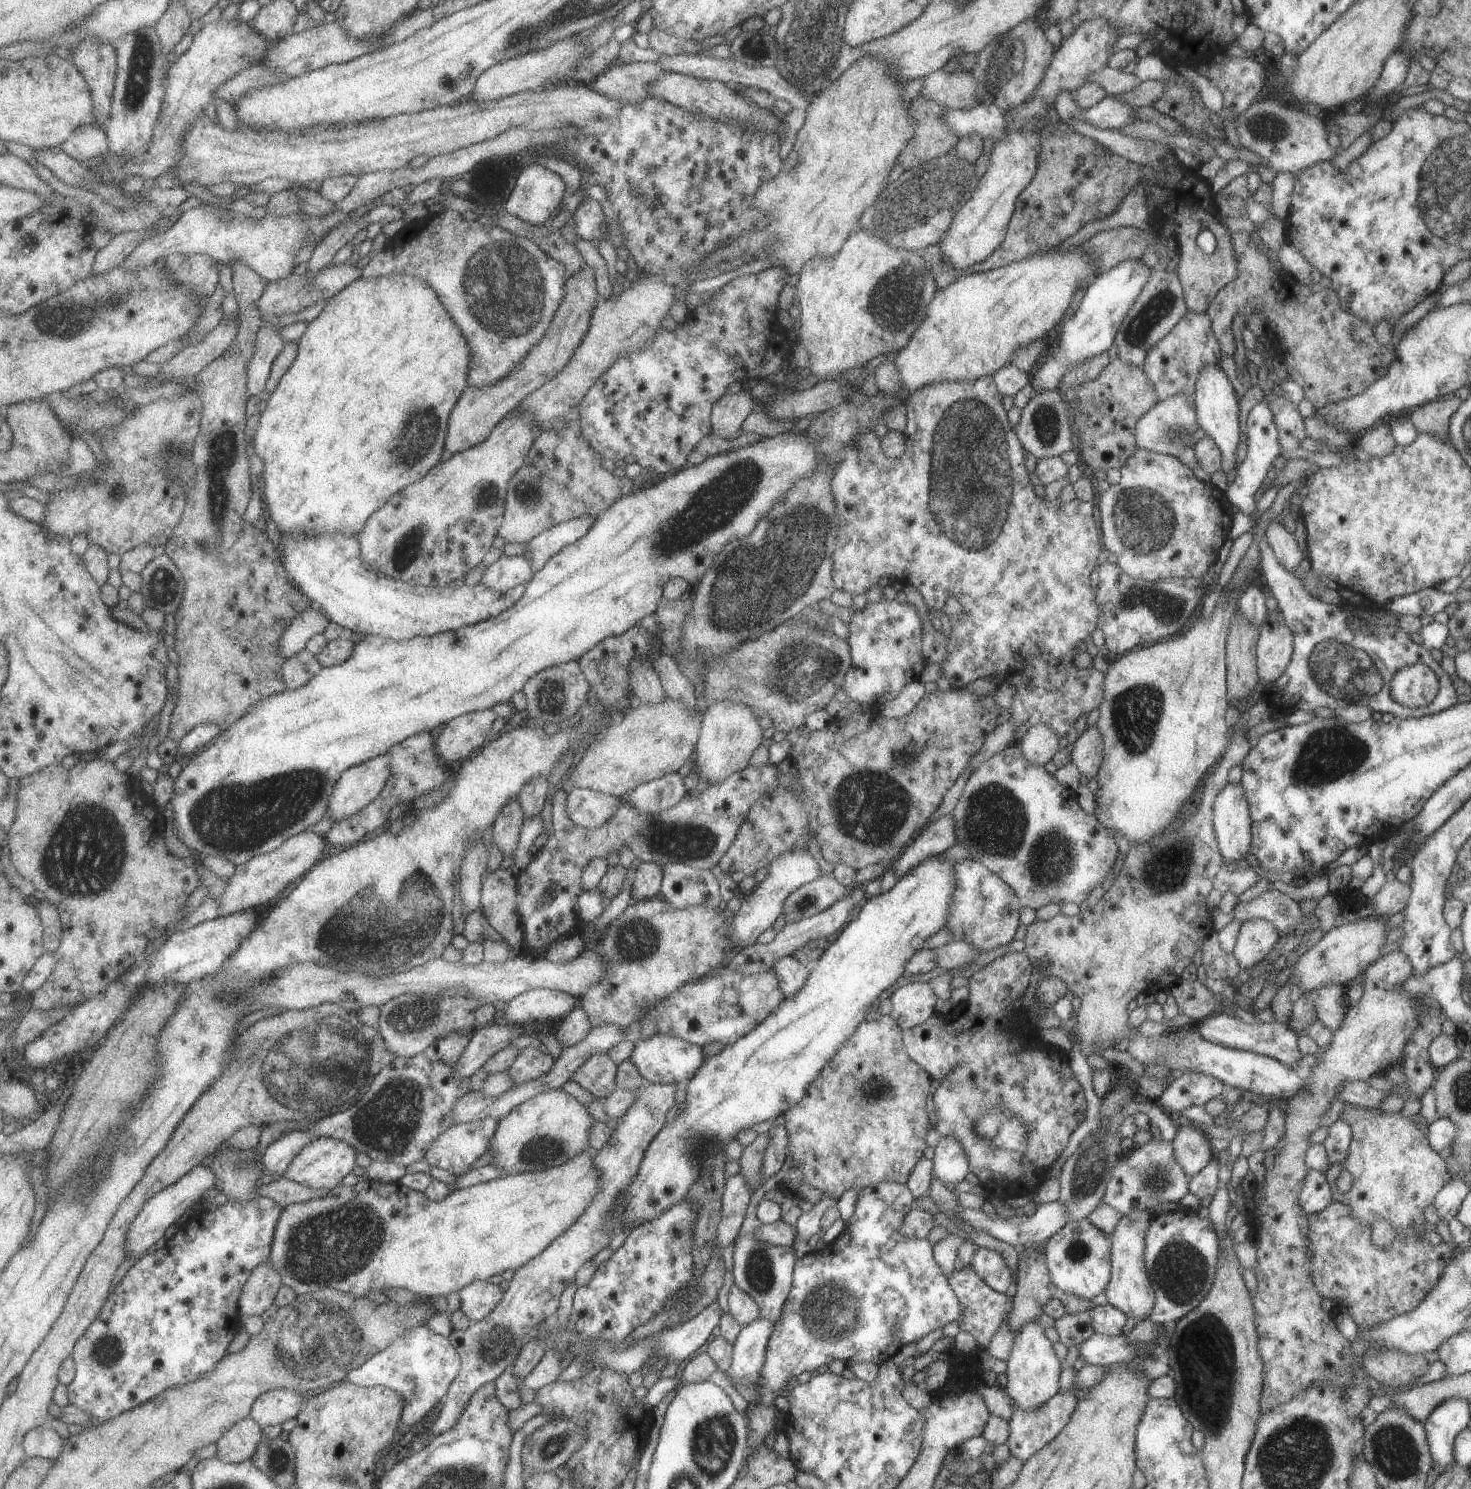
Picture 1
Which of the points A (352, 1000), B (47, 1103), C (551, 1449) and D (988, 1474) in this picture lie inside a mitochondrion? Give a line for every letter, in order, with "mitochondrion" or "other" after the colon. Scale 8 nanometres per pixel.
A: other
B: other
C: mitochondrion
D: other

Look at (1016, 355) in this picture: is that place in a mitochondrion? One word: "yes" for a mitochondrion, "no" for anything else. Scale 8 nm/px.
no

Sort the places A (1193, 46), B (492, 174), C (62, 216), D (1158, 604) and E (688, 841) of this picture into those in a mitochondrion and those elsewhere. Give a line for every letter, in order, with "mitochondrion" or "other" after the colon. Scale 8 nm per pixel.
A: other
B: other
C: other
D: mitochondrion
E: mitochondrion

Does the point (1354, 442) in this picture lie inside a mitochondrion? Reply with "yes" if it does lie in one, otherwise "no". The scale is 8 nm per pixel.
no

